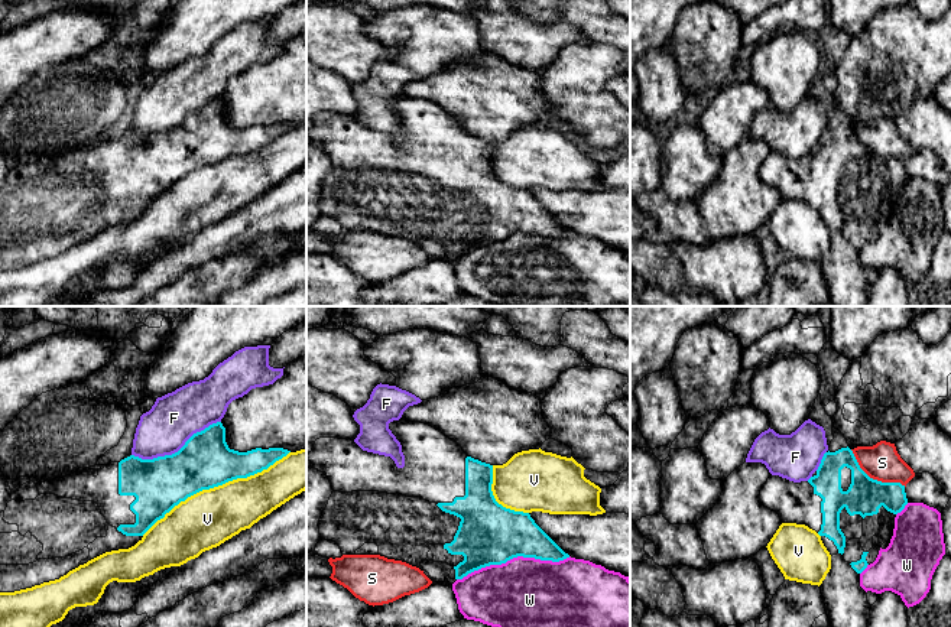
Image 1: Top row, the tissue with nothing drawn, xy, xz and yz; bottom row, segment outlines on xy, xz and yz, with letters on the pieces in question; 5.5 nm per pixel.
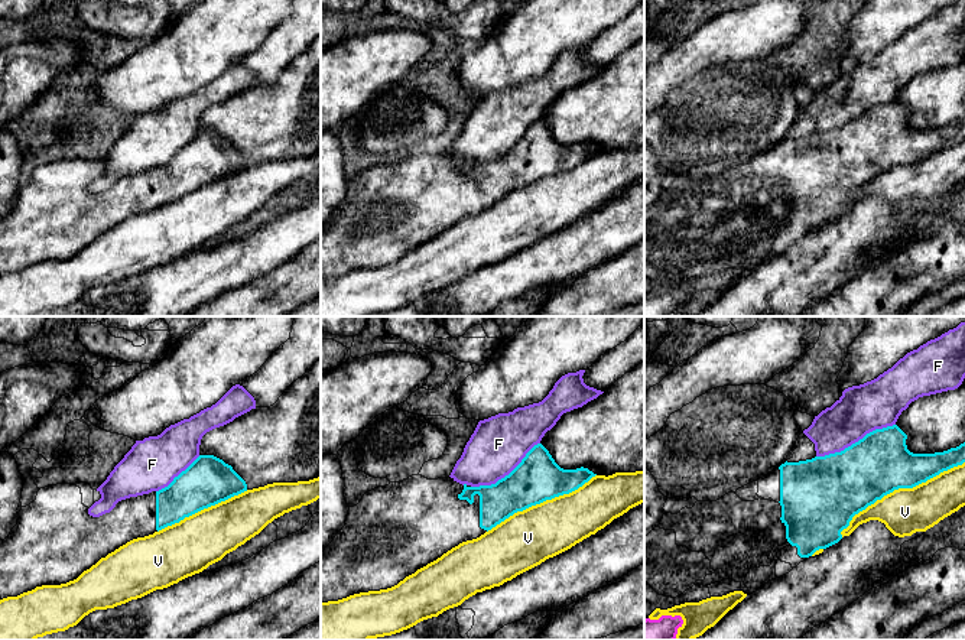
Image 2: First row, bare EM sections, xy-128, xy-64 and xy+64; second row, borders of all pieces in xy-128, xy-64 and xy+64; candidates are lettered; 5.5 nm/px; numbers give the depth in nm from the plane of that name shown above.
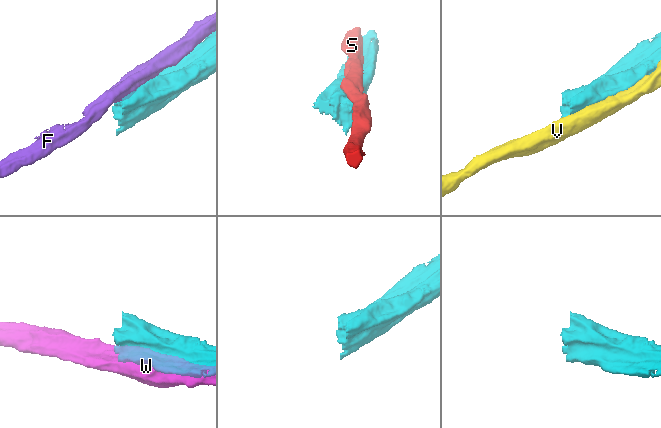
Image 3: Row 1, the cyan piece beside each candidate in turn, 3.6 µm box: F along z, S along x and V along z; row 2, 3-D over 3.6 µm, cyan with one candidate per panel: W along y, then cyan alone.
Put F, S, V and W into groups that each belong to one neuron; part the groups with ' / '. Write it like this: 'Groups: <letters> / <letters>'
Groups: F / S / V / W

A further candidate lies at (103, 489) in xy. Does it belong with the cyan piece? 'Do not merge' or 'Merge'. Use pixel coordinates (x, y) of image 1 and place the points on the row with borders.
Merge

